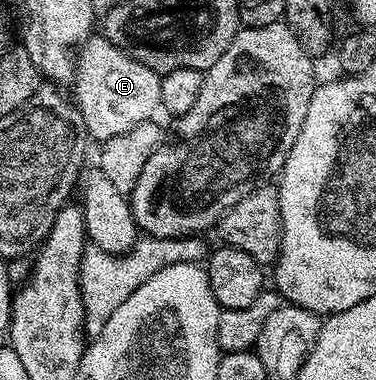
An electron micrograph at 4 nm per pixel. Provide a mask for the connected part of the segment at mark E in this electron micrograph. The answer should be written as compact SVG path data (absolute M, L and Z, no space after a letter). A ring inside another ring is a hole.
M91 36L86 39L86 43L88 48L80 48L76 54L72 89L87 135L91 139L105 140L120 136L120 132L128 132L128 128L136 128L136 124L151 121L162 105L160 75L143 62L137 62L129 54L116 48L107 38Z

